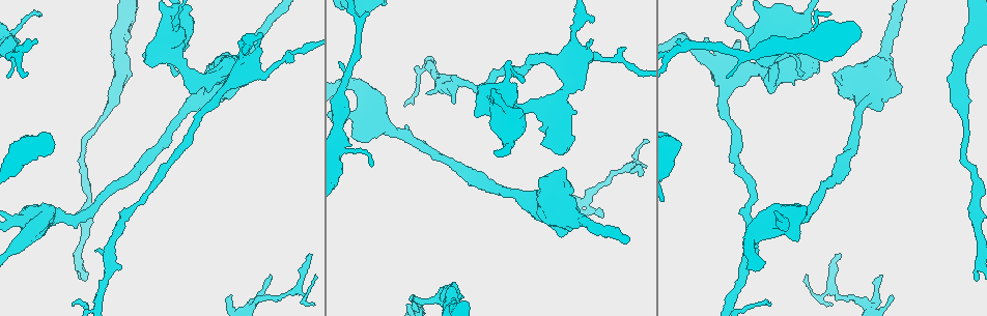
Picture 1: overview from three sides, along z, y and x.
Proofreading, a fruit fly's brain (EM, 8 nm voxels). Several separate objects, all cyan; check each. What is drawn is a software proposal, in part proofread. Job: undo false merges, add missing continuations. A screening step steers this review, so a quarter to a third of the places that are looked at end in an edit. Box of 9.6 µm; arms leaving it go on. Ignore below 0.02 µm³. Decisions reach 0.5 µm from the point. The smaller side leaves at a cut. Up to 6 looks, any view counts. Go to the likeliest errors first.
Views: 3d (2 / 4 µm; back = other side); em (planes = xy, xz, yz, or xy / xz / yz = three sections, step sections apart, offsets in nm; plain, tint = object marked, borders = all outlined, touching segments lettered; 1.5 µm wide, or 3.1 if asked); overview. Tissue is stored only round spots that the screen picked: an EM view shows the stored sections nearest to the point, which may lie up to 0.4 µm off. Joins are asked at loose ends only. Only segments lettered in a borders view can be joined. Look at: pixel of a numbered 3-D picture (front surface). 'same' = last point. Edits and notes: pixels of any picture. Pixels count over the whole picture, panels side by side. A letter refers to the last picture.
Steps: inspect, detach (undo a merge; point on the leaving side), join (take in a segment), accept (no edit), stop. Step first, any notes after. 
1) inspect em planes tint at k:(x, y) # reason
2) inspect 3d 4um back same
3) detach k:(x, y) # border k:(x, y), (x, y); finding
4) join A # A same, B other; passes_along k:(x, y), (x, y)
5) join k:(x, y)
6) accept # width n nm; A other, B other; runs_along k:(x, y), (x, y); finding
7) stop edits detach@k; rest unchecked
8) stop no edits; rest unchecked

inspect em planes borders at 1:(794, 240) # branch stops here

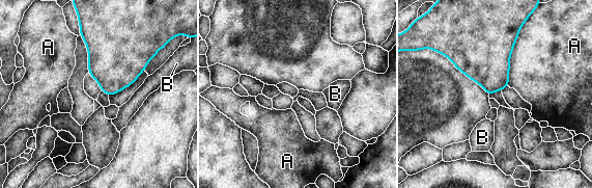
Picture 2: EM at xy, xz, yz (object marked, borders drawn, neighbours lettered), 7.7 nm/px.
accept # width 240 nm; longest_contact A 460 nm; A other, B other; no lettered segment goes on from it

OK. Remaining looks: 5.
inspect 3d 2um at 1:(404, 106) # an open end

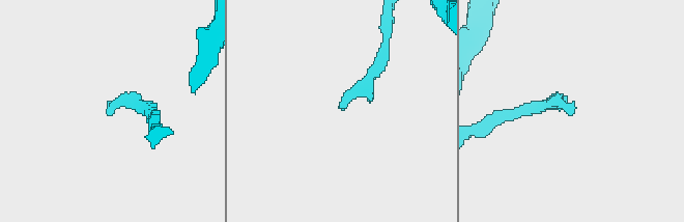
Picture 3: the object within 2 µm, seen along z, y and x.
inspect em planes plain at 3:(573, 103)

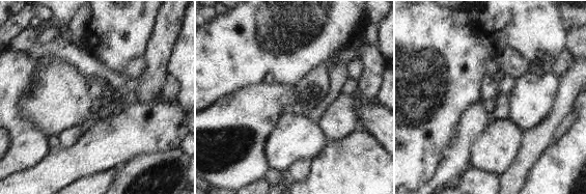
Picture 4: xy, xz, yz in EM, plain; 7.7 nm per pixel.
inspect em planes borders same

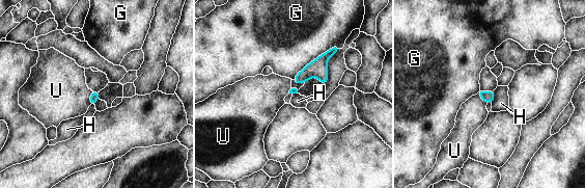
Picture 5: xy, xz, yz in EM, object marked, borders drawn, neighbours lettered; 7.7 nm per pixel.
accept # longest_contact G 460 nm; G other, H other, U other; border 5:(495, 89), (495, 99), (492, 104); no lettered segment goes on from it

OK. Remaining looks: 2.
stop no edits; rest unchecked

